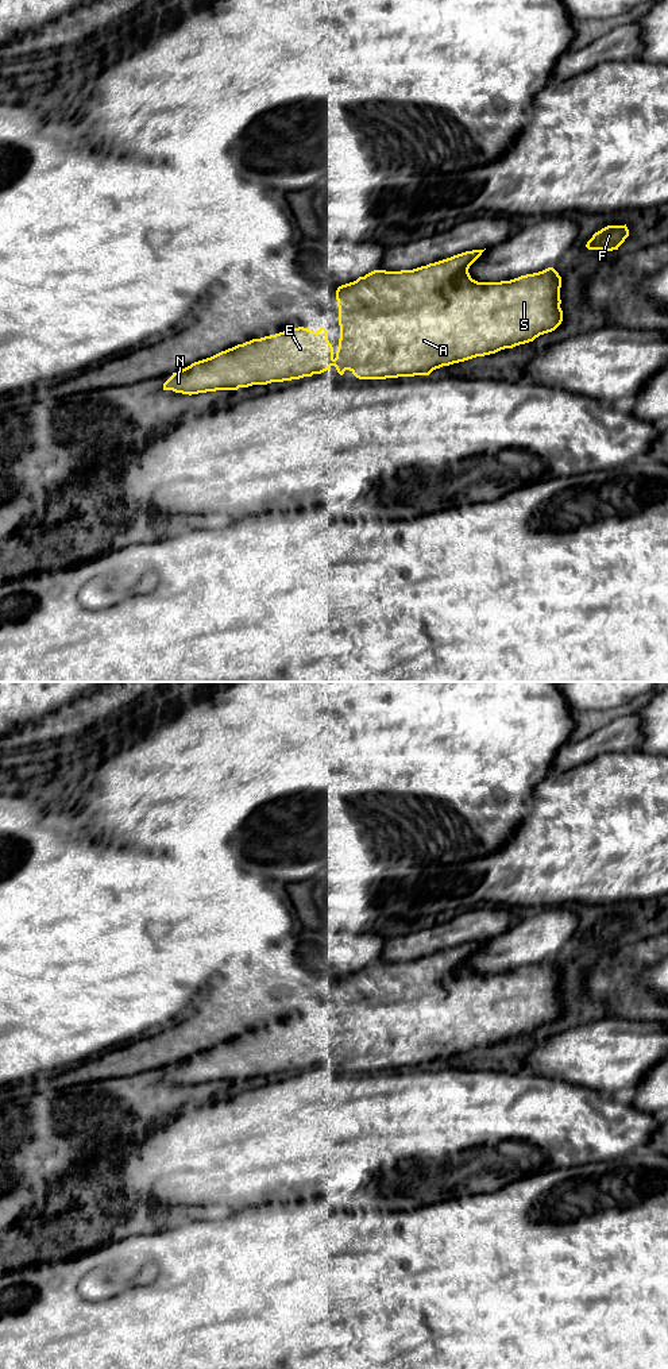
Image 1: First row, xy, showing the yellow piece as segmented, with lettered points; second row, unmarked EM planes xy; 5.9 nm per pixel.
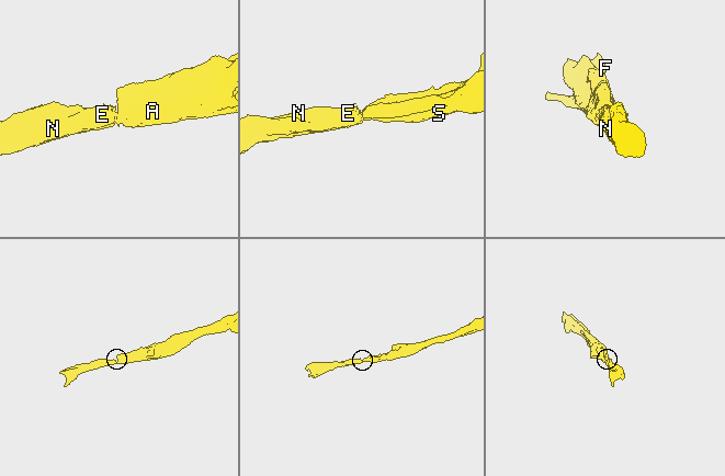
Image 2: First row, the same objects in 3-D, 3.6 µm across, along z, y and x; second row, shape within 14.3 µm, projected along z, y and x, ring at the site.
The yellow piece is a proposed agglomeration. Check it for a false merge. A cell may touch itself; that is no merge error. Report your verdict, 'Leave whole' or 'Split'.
Leave whole

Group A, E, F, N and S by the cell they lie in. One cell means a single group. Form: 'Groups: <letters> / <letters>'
Groups: A E F N S

